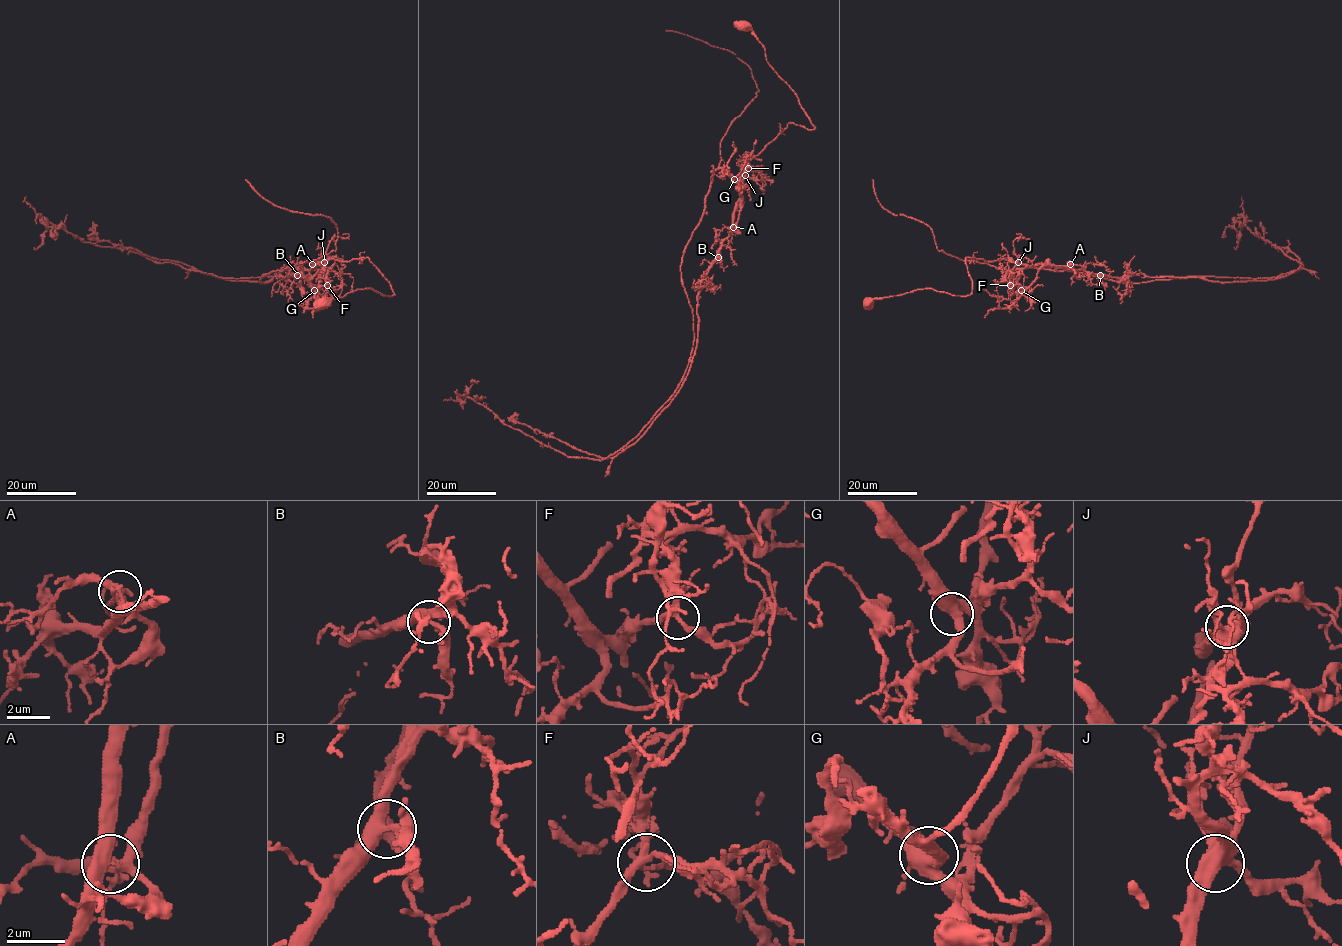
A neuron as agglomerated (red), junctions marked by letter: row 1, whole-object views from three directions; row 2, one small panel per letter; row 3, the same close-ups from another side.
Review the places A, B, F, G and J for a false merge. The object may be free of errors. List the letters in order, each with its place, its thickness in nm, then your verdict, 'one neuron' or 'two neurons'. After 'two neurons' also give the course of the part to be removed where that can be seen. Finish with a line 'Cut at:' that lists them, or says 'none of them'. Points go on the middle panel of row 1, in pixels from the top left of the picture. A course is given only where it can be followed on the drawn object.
A: (733, 227) | 320 nm | two neurons | (733, 228), (740, 188), (719, 168), (681, 265), (687, 368), (613, 454), (570, 457), (467, 397), (447, 399)
B: (718, 257) | 360 nm | one neuron
F: (748, 168) | 260 nm | one neuron
G: (734, 179) | 460 nm | one neuron
J: (745, 175) | 460 nm | one neuron
Cut at: A

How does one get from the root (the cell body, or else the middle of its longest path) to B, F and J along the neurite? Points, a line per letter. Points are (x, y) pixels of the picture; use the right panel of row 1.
B: (868, 304), (924, 289), (968, 296), (972, 279), (967, 257), (1046, 264), (1100, 275)
F: (868, 304), (924, 289), (968, 296), (972, 279), (967, 257), (998, 260), (1002, 277), (1010, 285)
J: (868, 304), (924, 289), (968, 296), (972, 279), (967, 257), (1018, 262)

